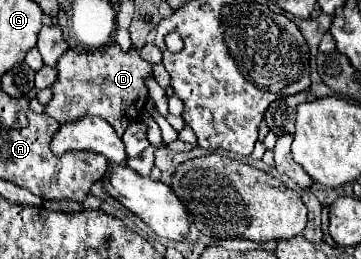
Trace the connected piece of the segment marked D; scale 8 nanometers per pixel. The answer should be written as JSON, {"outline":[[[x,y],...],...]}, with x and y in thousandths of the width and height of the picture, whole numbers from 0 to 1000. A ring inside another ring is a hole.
{"outline":[[[316,162],[283,193],[211,201],[183,193],[161,232],[161,309],[150,317],[150,378],[127,402],[127,440],[161,471],[205,471],[227,448],[271,448],[310,479],[327,525],[343,517],[360,463],[388,463],[410,386],[399,301],[421,286],[421,255],[388,224],[377,193],[338,201]]]}

